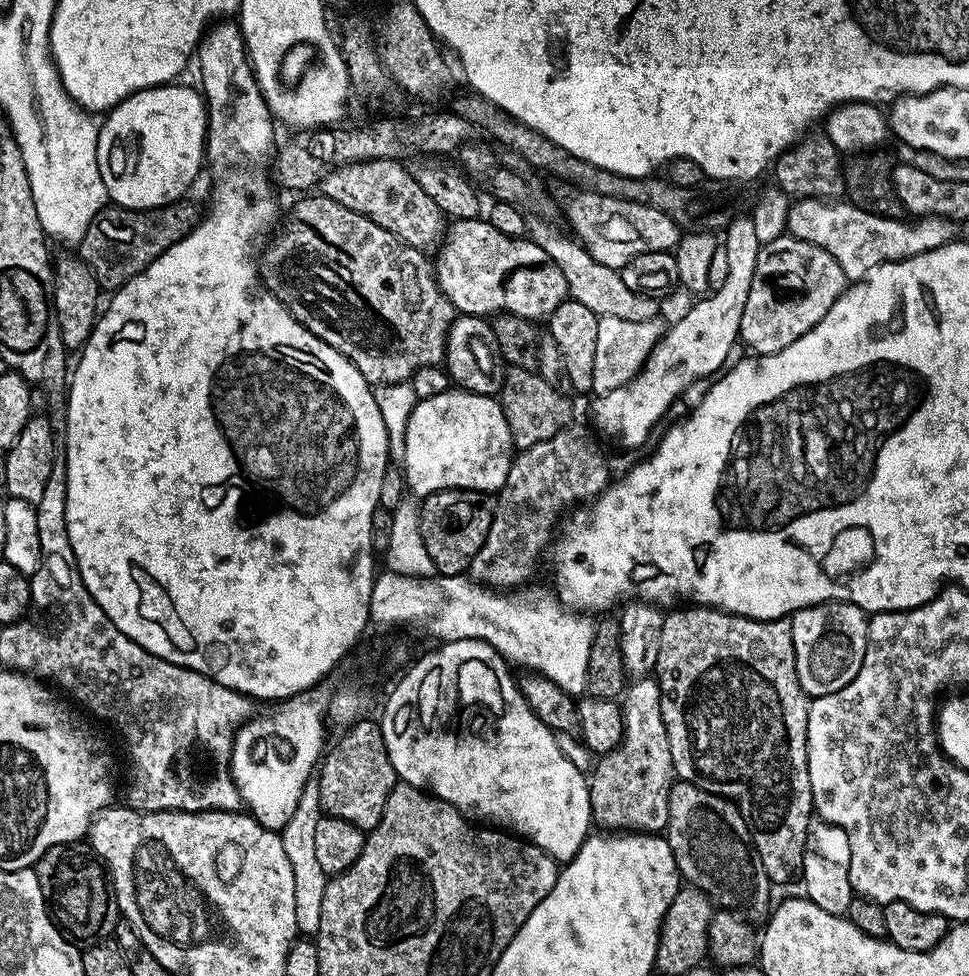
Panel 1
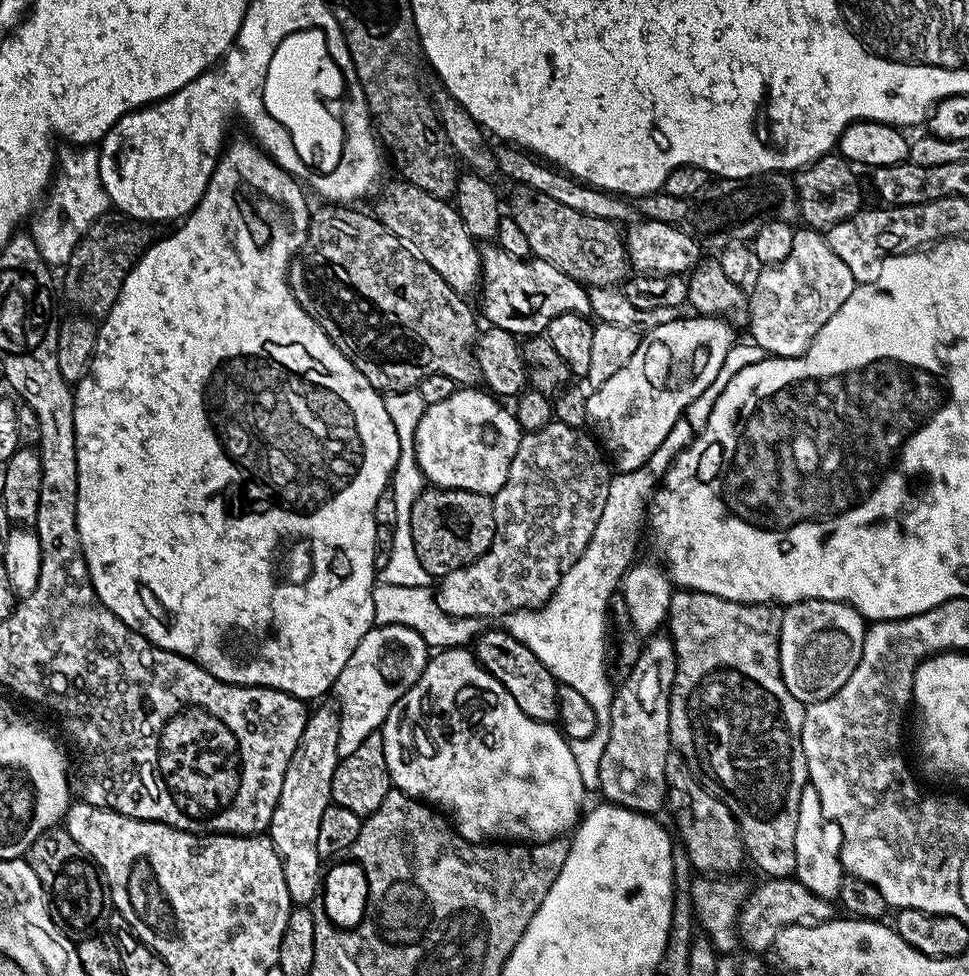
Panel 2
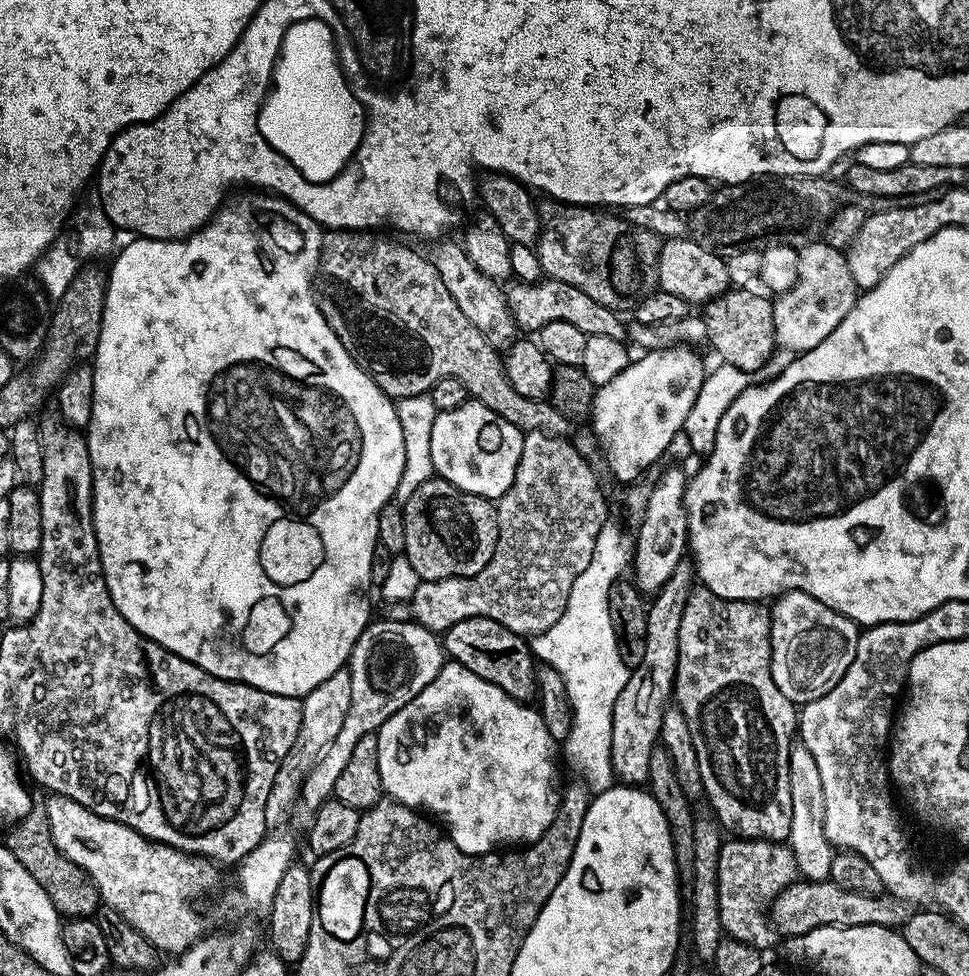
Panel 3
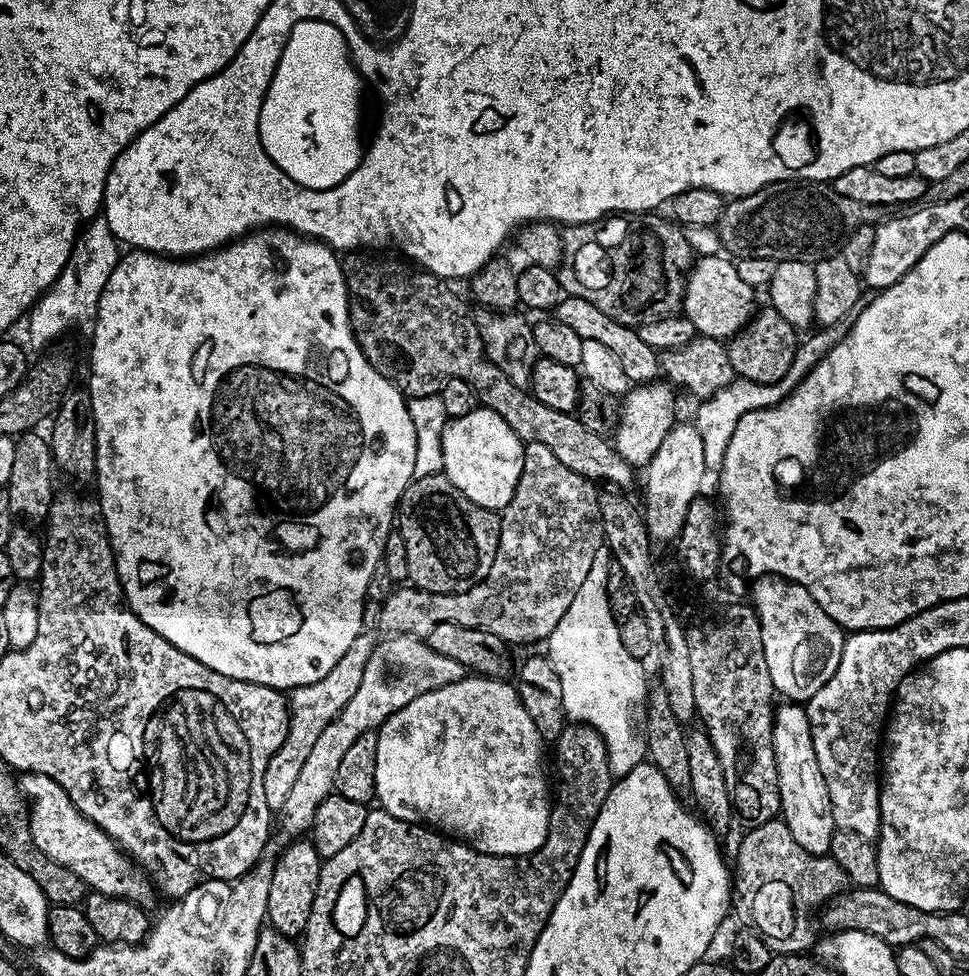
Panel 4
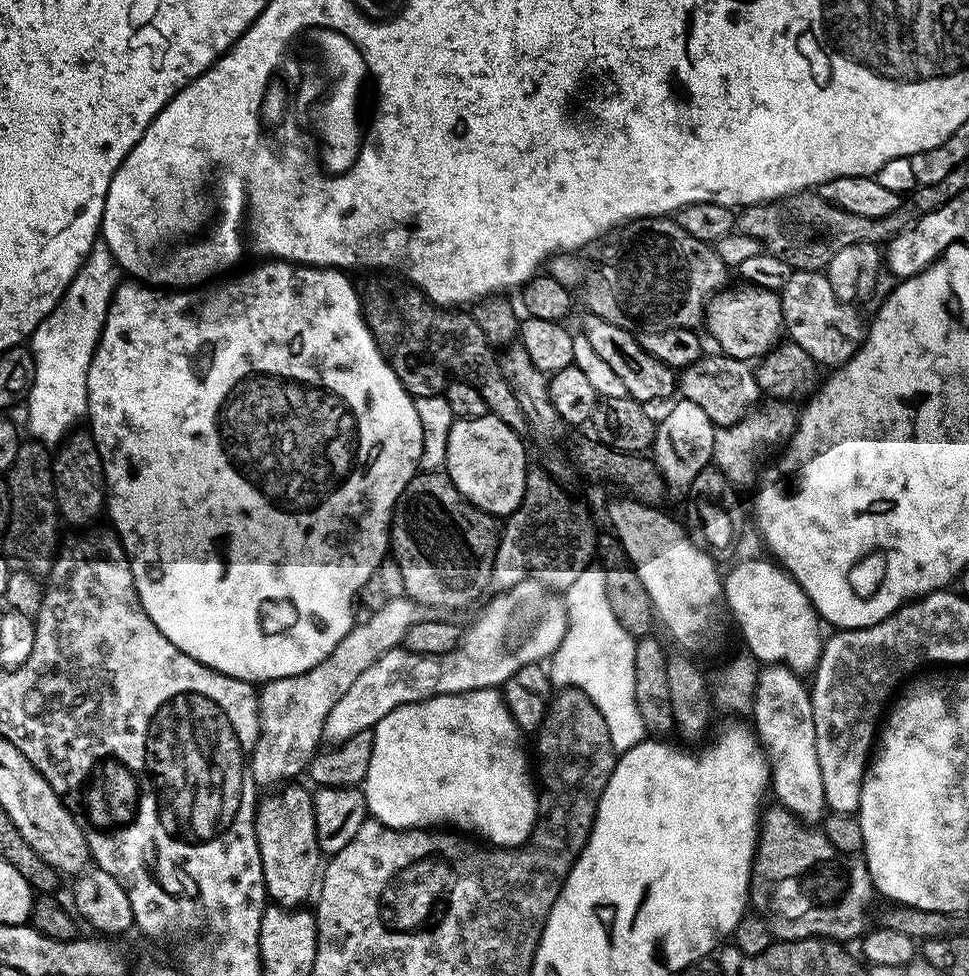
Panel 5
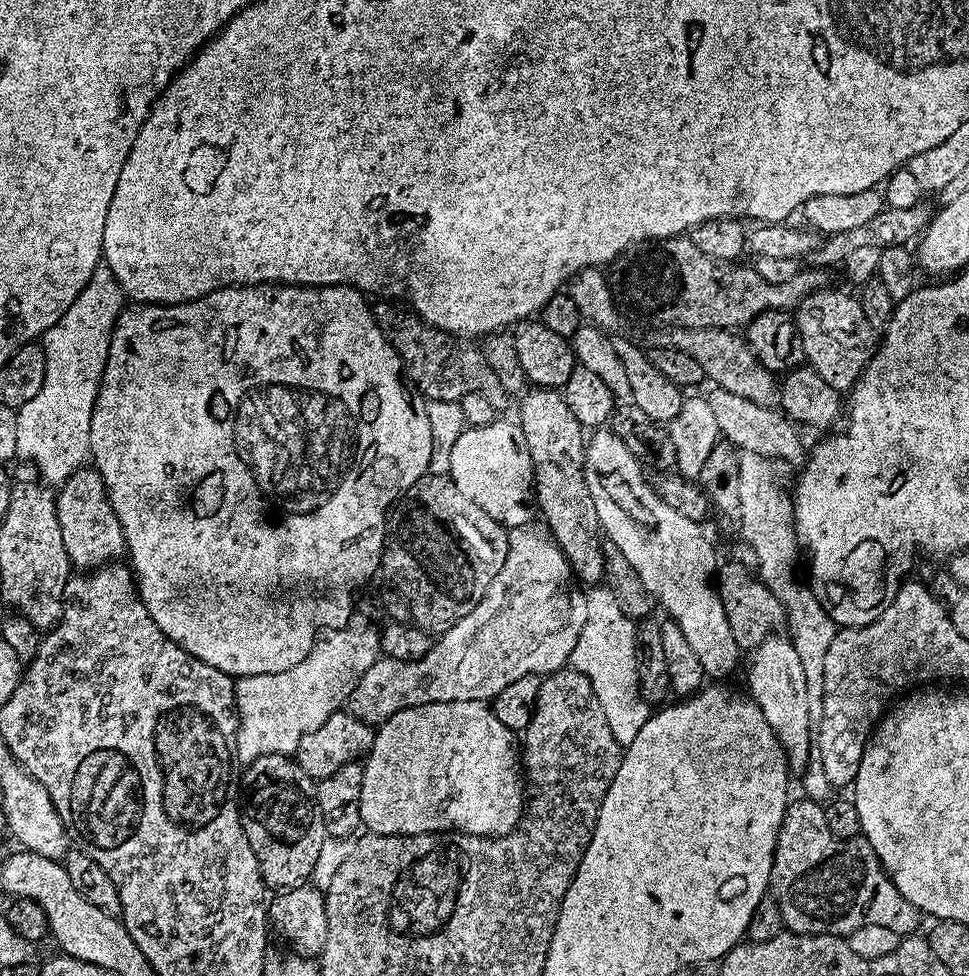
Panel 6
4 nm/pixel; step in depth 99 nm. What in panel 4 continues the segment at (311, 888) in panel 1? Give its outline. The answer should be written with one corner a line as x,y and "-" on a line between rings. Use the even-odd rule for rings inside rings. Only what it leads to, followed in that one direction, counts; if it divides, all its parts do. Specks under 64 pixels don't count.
362,634
354,638
354,643
342,658
338,658
338,663
332,667
330,674
324,678
318,678
318,682
310,682
306,686
298,686
291,689
288,701
288,733
278,746
278,750
270,758
266,766
264,775
264,793
269,808
278,810
286,798
290,798
290,790
294,786
294,781
298,779
298,773
302,771
302,766
306,766
306,757
310,755
310,746
318,742
318,734
326,730
326,726
340,713
350,702
354,690
358,690
358,682
362,682
362,670
372,653
373,637

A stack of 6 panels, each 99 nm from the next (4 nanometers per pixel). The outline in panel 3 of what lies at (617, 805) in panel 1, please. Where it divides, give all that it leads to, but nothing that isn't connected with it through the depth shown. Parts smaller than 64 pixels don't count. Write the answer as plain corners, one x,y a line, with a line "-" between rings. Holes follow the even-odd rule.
683,558
674,566
670,578
656,591
647,605
646,618
646,651
642,663
631,669
626,686
622,686
622,694
614,702
612,711
612,741
610,742
610,762
612,775
621,785
644,786
648,782
650,770
650,754
658,747
662,714
669,707
670,697
676,683
676,663
678,662
678,626
682,626
682,610
686,610
686,598
690,598
690,590
697,583
696,566
691,559

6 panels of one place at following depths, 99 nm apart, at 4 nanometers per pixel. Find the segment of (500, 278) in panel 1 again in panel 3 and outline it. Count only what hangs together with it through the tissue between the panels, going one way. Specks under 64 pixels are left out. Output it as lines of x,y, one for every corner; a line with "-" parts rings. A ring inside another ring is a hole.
541,278
534,284
513,283
513,288
507,289
509,309
516,320
517,329
528,334
539,333
542,326
550,322
571,322
578,326
588,336
605,336
615,340
624,340
626,336
625,321
620,321
621,313
615,308
602,306
602,302
594,302
582,290
574,286
564,284
561,280
549,280

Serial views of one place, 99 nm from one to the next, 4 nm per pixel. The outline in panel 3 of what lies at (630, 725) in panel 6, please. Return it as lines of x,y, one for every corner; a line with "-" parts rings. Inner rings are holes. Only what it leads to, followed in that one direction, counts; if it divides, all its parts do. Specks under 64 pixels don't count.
606,522
596,539
594,554
590,558
590,566
578,574
574,586
570,590
570,598
566,602
566,610
550,630
539,632
531,641
533,657
537,661
549,664
558,674
562,674
564,688
568,691
568,702
572,706
572,729
562,748
568,751
568,756
580,767
583,783
587,784
589,792
605,792
614,786
612,763
610,762
610,742
612,741
612,711
618,694
622,694
622,686
626,686
630,669
622,662
618,654
618,642
614,634
614,626
608,609
610,586
625,575
629,567
633,541
613,522

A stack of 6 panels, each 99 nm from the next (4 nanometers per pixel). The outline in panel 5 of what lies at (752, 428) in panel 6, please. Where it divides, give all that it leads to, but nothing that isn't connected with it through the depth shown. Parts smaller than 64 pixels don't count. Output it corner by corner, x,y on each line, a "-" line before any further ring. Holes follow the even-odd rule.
705,354
698,362
683,369
678,376
678,392
683,399
706,410
713,424
724,428
741,423
750,410
761,403
762,393
756,381
755,371
745,361
735,360
723,354
715,355

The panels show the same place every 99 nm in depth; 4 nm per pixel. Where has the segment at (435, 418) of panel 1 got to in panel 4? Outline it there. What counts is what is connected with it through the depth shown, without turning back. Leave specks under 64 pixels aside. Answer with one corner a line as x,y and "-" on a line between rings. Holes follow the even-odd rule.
477,406
470,414
462,414
462,418
449,419
444,426
442,434
443,475
448,477
449,482
455,488
462,490
462,494
466,494
470,502
478,502
478,506
483,508
503,510
510,502
510,498
514,498
514,490
522,474
524,446
525,441
520,440
518,434
514,434
514,430
510,430
510,426
506,426
506,422
502,422
498,414
494,414
494,410

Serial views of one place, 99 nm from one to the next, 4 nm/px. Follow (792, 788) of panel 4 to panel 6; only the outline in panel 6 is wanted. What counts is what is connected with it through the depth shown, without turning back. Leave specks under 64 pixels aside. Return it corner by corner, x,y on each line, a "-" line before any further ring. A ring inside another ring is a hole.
773,634
766,639
764,639
761,644
751,649
747,653
746,656
746,668
748,664
748,689
746,689
747,695
754,701
756,705
762,710
762,718
766,718
766,722
770,722
770,726
774,730
774,734
778,738
778,742
783,746
784,748
784,755
788,758
788,767
792,770
803,770
808,767
810,763
810,757
808,755
812,756
814,752
814,724
813,724
813,717
810,714
810,704
808,702
808,691
806,690
806,673
802,671
802,661
798,658
798,650
794,650
794,646
792,645
791,639
787,635
782,634

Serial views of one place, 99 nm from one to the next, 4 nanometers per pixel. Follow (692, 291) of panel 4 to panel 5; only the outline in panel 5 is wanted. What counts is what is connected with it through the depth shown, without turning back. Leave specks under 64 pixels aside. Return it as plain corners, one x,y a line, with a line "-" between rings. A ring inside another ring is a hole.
755,286
740,287
744,288
736,288
733,292
725,290
719,296
713,296
706,313
706,329
723,355
735,360
756,362
771,352
785,335
782,302
779,292

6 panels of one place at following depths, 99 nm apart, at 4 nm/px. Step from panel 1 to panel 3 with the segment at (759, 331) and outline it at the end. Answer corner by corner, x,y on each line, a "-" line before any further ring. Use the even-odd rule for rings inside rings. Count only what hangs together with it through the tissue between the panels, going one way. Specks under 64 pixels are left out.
826,242
805,244
799,249
798,278
790,290
779,293
772,300
774,312
774,334
779,347
802,353
808,352
818,342
825,340
850,314
856,304
858,289
854,274
850,274
848,257
843,251

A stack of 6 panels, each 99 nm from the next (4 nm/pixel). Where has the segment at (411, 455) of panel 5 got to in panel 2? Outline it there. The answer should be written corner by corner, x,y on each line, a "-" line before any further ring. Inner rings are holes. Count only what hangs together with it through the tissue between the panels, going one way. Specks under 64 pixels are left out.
245,138
245,140
236,140
236,141
234,141
234,142
233,142
233,144
232,144
232,141
231,141
231,143
229,143
229,144
228,144
228,145
227,145
227,147
225,147
225,149
224,149
224,151
223,151
223,152
221,152
221,153
220,153
220,158
219,158
219,160
217,160
217,162
216,162
216,165
215,165
215,166
214,166
214,174
213,174
213,175
212,175
212,177
211,177
211,178
210,178
210,182
209,182
209,183
208,183
208,185
207,185
207,186
206,186
206,190
205,190
205,191
204,191
204,193
203,193
203,194
202,194
202,198
201,198
201,199
200,199
200,201
199,201
199,202
198,202
198,206
197,206
197,207
196,207
196,208
195,208
195,210
194,210
194,211
193,211
193,212
191,212
191,213
190,213
190,215
188,215
188,216
186,216
186,217
184,217
184,219
183,219
183,221
182,221
182,223
181,223
181,224
180,224
180,225
179,225
179,227
177,227
177,228
180,228
180,227
181,227
181,228
180,228
180,229
178,229
178,230
177,230
177,232
172,232
172,233
170,233
170,234
169,234
169,236
168,236
168,237
166,237
166,238
165,238
165,240
160,240
160,239
157,239
157,240
156,240
156,241
155,241
155,242
153,242
153,243
151,243
151,244
149,244
149,246
148,246
148,249
147,249
147,250
146,250
146,251
145,251
145,252
143,252
143,253
142,253
142,254
141,254
141,255
140,255
140,256
139,256
139,257
138,257
138,259
137,259
137,261
136,261
136,263
135,263
135,264
133,264
133,266
132,266
132,269
130,269
130,271
129,271
129,272
128,272
128,277
127,277
127,278
126,278
126,279
125,279
125,280
124,280
124,284
123,284
123,285
122,285
122,287
121,287
121,288
120,288
120,293
119,293
119,294
118,294
118,298
117,298
117,299
116,299
116,301
115,301
115,302
114,302
114,306
113,306
113,307
112,307
112,309
110,309
110,311
108,311
108,315
107,315
107,316
105,316
105,317
103,317
103,320
102,320
102,323
101,323
101,324
100,324
100,325
99,325
99,328
98,328
98,331
97,331
97,334
96,334
96,352
95,352
95,354
93,354
93,355
92,355
92,370
91,370
91,373
90,373
90,379
88,379
88,378
85,378
85,379
83,379
83,380
81,380
81,381
80,381
80,383
79,383
79,384
77,384
77,385
75,385
75,388
74,388
74,395
75,395
75,397
76,397
76,401
75,401
75,402
74,402
74,438
75,438
75,439
76,439
76,449
77,449
77,450
78,450
78,498
77,498
77,499
76,499
76,501
77,501
77,502
78,502
78,510
77,510
77,511
76,511
76,517
77,517
77,518
78,518
78,538
79,538
79,539
80,539
80,541
81,541
81,542
82,542
82,550
83,550
83,551
84,551
84,557
85,557
85,558
86,558
86,566
87,566
87,567
88,567
88,573
89,573
89,574
90,574
90,578
91,578
91,579
92,579
92,585
93,585
93,586
94,586
94,590
95,590
95,591
96,591
96,593
97,593
97,594
98,594
98,598
99,598
99,599
100,599
100,601
101,601
101,602
103,602
103,604
105,604
105,606
106,606
106,607
107,607
107,608
109,608
109,610
110,610
110,611
111,611
111,612
113,612
113,614
114,614
114,615
116,615
116,617
118,617
118,619
119,619
119,620
121,620
121,621
122,621
122,622
126,622
126,626
130,626
130,627
131,627
131,628
132,628
132,629
134,629
134,631
136,631
136,632
141,632
141,633
142,633
142,635
144,635
144,637
145,637
145,638
146,638
146,639
147,639
147,640
148,640
148,641
149,641
149,642
151,642
151,643
152,643
152,644
156,644
156,645
158,645
158,646
159,646
159,648
165,648
165,649
166,649
166,650
170,650
170,651
171,651
171,652
177,652
177,654
178,654
178,655
180,655
180,656
185,656
185,658
186,658
186,659
187,659
187,660
192,660
192,661
194,661
194,662
195,662
195,664
201,664
201,666
203,666
203,667
204,667
204,668
205,668
205,670
207,670
207,672
209,672
209,673
210,673
210,674
214,674
214,678
218,678
218,679
219,679
219,680
225,680
225,681
226,681
226,682
227,682
227,683
228,683
228,684
242,684
242,685
245,685
245,686
251,686
251,687
254,687
254,688
273,688
273,689
274,689
274,690
278,690
278,691
279,691
279,692
285,692
285,693
286,693
286,694
290,694
290,695
291,695
291,696
297,696
297,697
298,697
298,698
299,698
299,699
300,699
300,700
303,700
303,701
305,701
305,702
316,702
316,701
312,701
312,700
316,700
316,699
318,699
318,698
319,698
319,696
324,696
324,695
326,695
326,694
327,694
327,692
328,692
328,695
329,695
329,693
331,693
331,692
332,692
332,691
333,691
333,688
334,688
334,685
335,685
335,683
336,683
336,679
337,679
337,678
338,678
338,674
342,674
342,666
346,666
346,662
350,662
350,654
354,654
354,646
358,646
358,642
362,642
362,638
363,638
363,637
364,637
364,635
365,635
365,634
367,634
367,632
369,632
369,631
370,631
370,629
372,629
372,627
374,627
374,625
375,625
375,624
376,624
376,620
375,620
375,610
374,610
374,602
373,602
373,601
372,601
372,590
373,590
373,587
374,587
374,585
375,585
375,584
376,584
376,583
377,583
377,572
376,572
376,570
375,570
375,568
374,568
374,554
375,554
375,530
376,530
376,525
377,525
377,524
376,524
376,522
375,522
375,518
374,518
374,504
375,504
375,503
376,503
376,502
377,502
377,500
378,500
378,494
381,494
381,492
382,492
382,490
383,490
383,489
384,489
384,488
386,488
386,487
389,487
389,484
390,484
390,481
391,481
391,479
392,479
392,471
393,471
393,470
394,470
394,466
395,466
395,465
396,465
396,463
397,463
397,462
398,462
398,454
399,454
399,453
400,453
400,451
399,451
399,450
398,450
398,434
394,434
394,422
390,422
390,414
386,414
386,406
385,406
385,405
384,405
384,396
383,396
383,395
381,395
381,393
379,393
379,392
377,392
377,391
376,391
376,388
375,388
375,387
374,387
374,386
370,386
370,382
366,382
366,378
365,378
365,377
364,377
364,376
363,376
363,374
361,374
361,373
360,373
360,371
358,371
358,369
357,369
357,368
356,368
356,367
355,367
355,366
354,366
354,365
353,365
353,364
352,364
352,363
350,363
350,362
349,362
349,360
348,360
348,359
347,359
347,358
346,358
346,354
342,354
342,353
341,353
341,352
340,352
340,351
339,351
339,350
338,350
338,346
334,346
334,342
330,342
330,338
329,338
329,337
328,337
328,335
327,335
327,334
326,334
326,333
324,333
324,331
323,331
323,330
322,330
322,326
318,326
318,322
314,322
314,318
310,318
310,314
306,314
306,310
302,310
302,306
301,306
301,305
300,305
300,304
299,304
299,302
297,302
297,300
296,300
296,299
295,299
295,298
294,298
294,294
293,294
293,293
292,293
292,287
290,287
290,286
289,286
289,285
288,285
288,265
289,265
289,264
291,264
291,263
292,263
292,261
293,261
293,259
294,259
294,257
295,257
295,256
296,256
296,255
297,255
297,253
299,253
299,252
300,252
300,251
301,251
301,249
303,249
303,247
304,247
304,243
305,243
305,242
307,242
307,241
308,241
308,221
309,221
309,219
310,219
310,207
309,207
309,208
308,208
308,200
307,200
307,198
306,198
306,197
304,197
304,192
303,192
303,191
304,191
304,192
305,192
305,189
304,189
304,188
303,188
303,187
302,187
302,184
301,184
301,181
299,181
299,180
297,180
297,179
296,179
296,177
294,177
294,176
292,176
292,175
290,175
290,173
289,173
289,172
288,172
288,171
286,171
286,169
284,169
284,168
279,168
279,167
278,167
278,165
276,165
276,161
275,161
275,160
273,160
273,159
272,159
272,157
271,157
271,156
269,156
269,155
268,155
268,153
267,153
267,152
265,152
265,151
264,151
264,149
263,149
263,148
261,148
261,147
259,147
259,146
257,146
257,145
256,145
256,144
255,144
255,143
253,143
253,141
252,141
252,140
251,140
251,139
248,139
248,138

